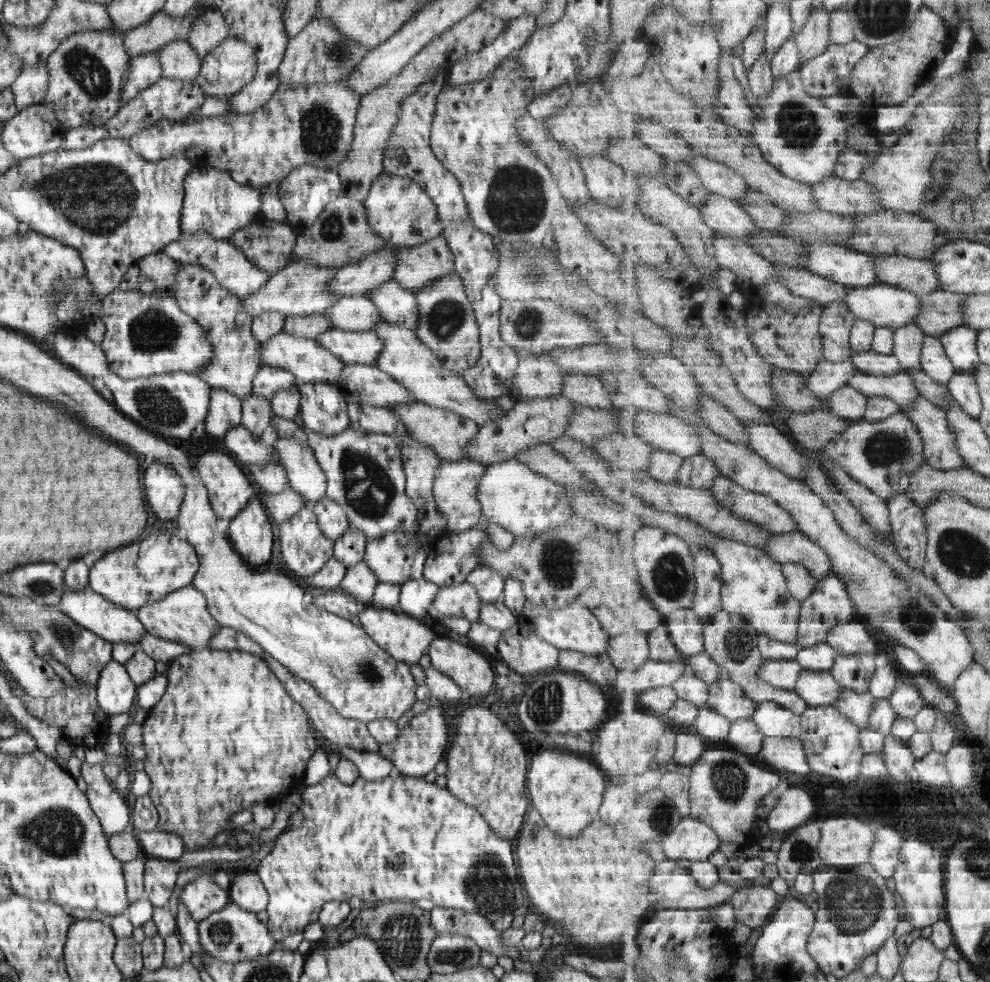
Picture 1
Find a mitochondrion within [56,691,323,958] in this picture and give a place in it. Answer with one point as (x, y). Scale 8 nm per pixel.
(222, 931)

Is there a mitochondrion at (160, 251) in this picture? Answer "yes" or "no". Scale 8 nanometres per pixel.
no

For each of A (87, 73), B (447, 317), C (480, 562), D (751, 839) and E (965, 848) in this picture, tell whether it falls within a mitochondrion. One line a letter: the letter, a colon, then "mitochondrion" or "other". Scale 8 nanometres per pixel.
A: mitochondrion
B: mitochondrion
C: other
D: other
E: other

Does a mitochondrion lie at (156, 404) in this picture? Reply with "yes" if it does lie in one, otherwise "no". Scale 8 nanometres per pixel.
yes

